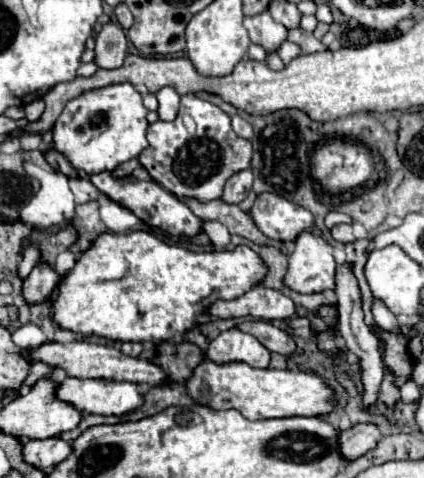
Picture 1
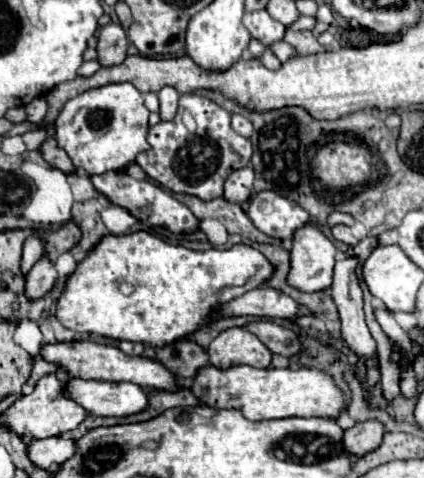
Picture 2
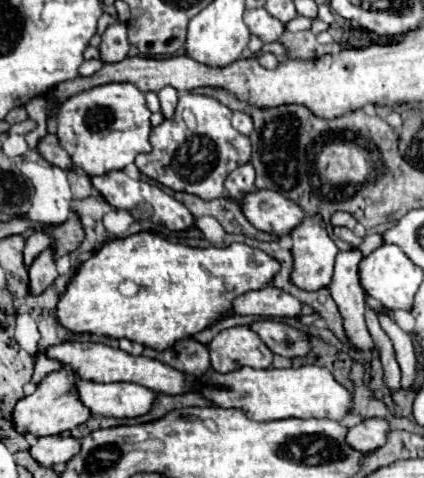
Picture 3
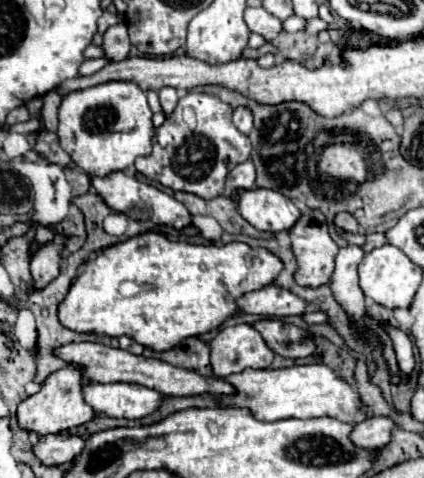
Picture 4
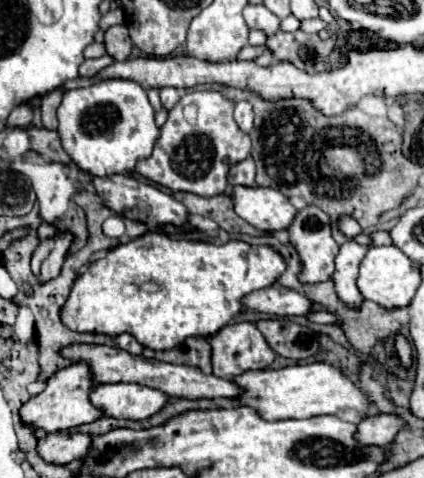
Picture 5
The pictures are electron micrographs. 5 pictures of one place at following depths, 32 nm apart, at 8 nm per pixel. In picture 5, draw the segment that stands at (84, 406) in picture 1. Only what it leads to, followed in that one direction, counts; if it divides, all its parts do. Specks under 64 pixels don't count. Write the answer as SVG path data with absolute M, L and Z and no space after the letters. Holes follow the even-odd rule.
M100 384L92 390L90 400L102 408L106 416L126 420L144 420L168 404L166 394L140 384Z

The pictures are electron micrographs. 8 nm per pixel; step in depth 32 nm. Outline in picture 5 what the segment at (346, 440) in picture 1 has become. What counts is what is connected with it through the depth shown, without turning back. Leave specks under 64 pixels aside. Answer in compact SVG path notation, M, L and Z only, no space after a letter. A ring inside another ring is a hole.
M374 414L358 424L356 440L364 446L388 446L404 428L406 420L396 414Z

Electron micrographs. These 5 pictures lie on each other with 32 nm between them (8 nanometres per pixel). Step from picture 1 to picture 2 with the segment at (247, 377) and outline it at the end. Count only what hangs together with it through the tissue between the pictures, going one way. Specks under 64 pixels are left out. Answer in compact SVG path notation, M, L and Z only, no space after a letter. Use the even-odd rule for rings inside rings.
M214 366L202 368L190 390L212 408L236 408L248 420L274 420L274 418L338 418L346 408L346 394L334 384L332 376L320 368L252 368L234 366L218 370Z

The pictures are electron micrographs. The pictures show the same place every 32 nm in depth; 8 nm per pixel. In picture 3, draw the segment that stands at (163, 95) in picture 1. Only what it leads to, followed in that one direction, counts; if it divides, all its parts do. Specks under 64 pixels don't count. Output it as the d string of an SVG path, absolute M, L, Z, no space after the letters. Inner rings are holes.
M166 86L158 92L158 98L160 98L164 118L172 118L176 110L176 102L178 102L178 90L174 90L172 86Z

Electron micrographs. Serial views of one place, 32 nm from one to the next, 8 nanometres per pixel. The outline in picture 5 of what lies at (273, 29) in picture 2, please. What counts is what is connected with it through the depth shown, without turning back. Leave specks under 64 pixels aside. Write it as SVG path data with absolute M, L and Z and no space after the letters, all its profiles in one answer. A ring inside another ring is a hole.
M248 4L244 8L244 20L250 28L258 28L258 30L266 32L268 36L276 34L278 26L280 26L280 20L272 12L268 12L268 8L264 8L264 4Z

